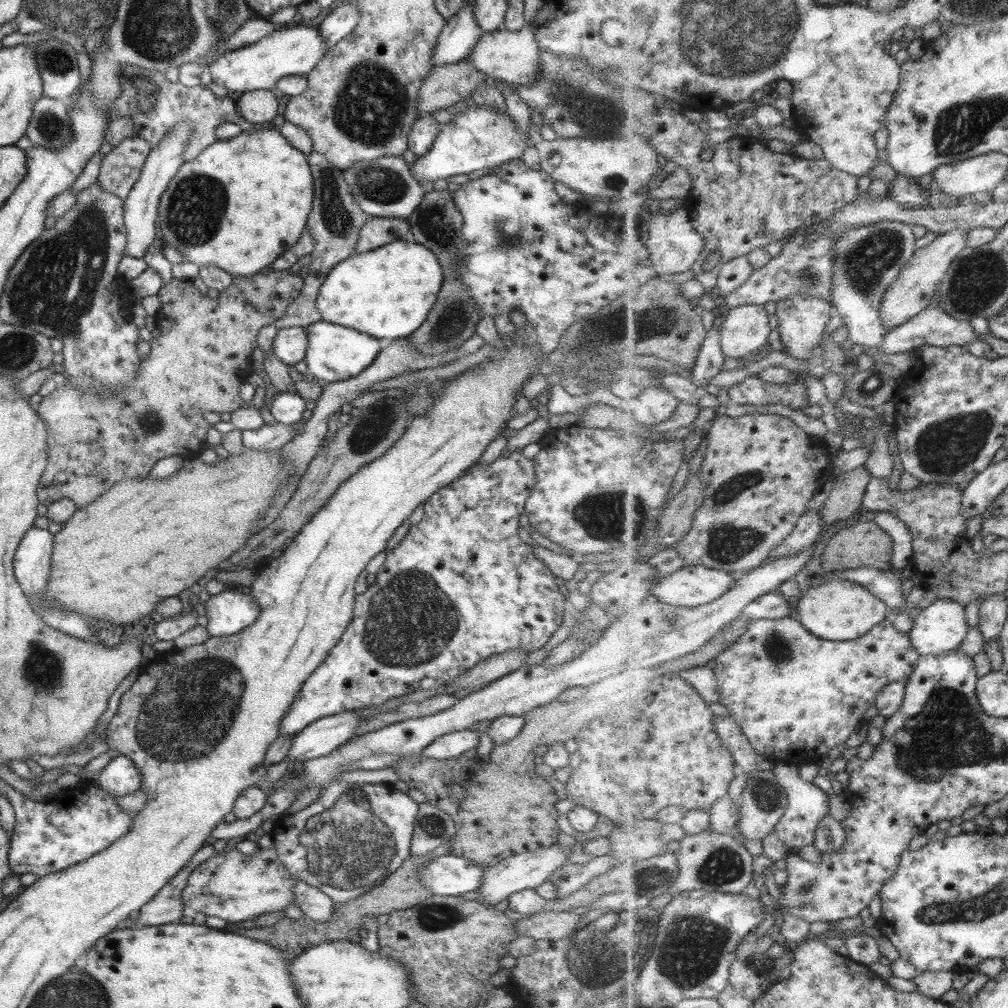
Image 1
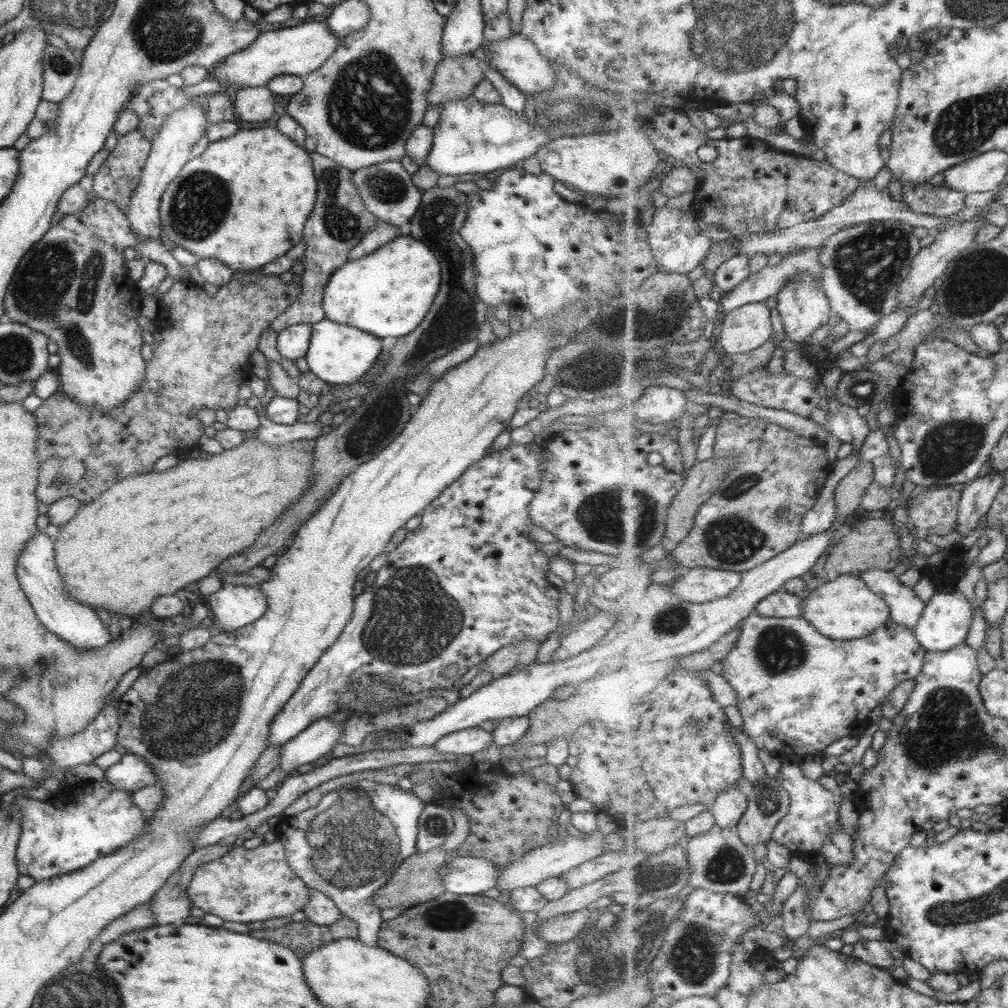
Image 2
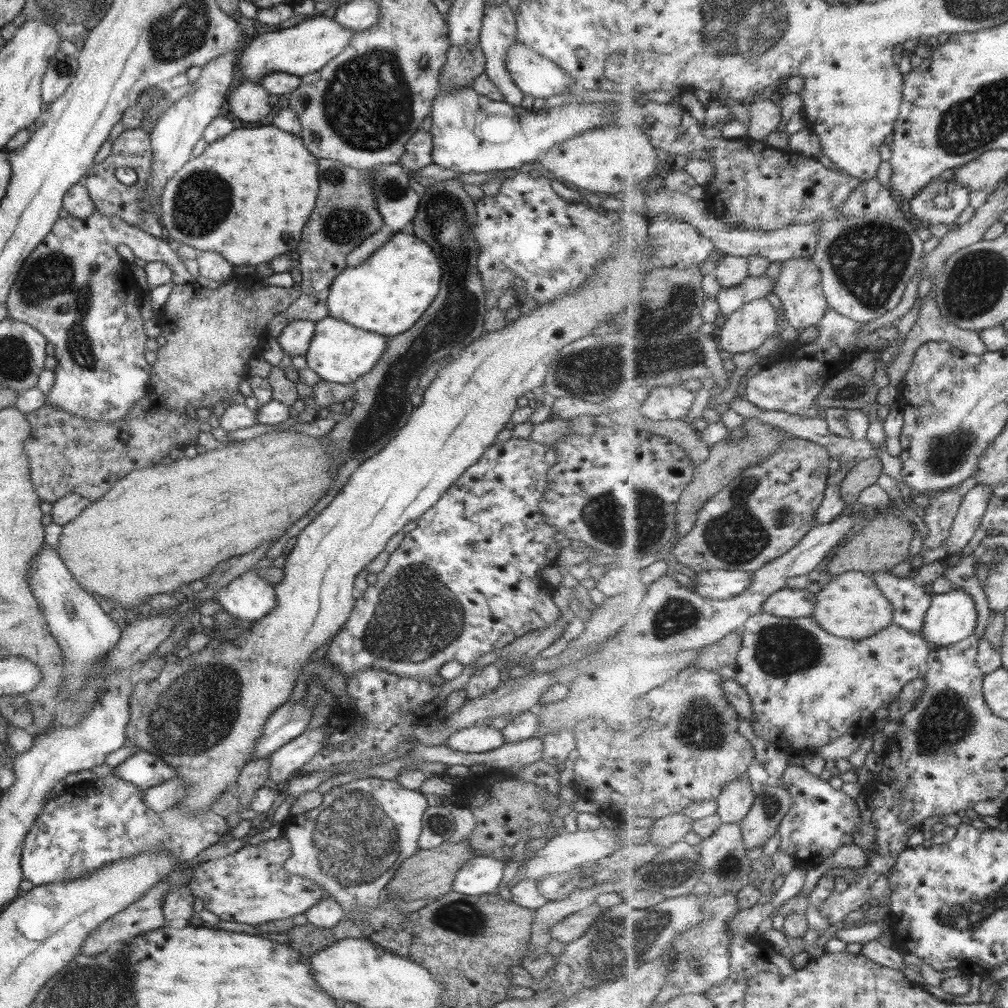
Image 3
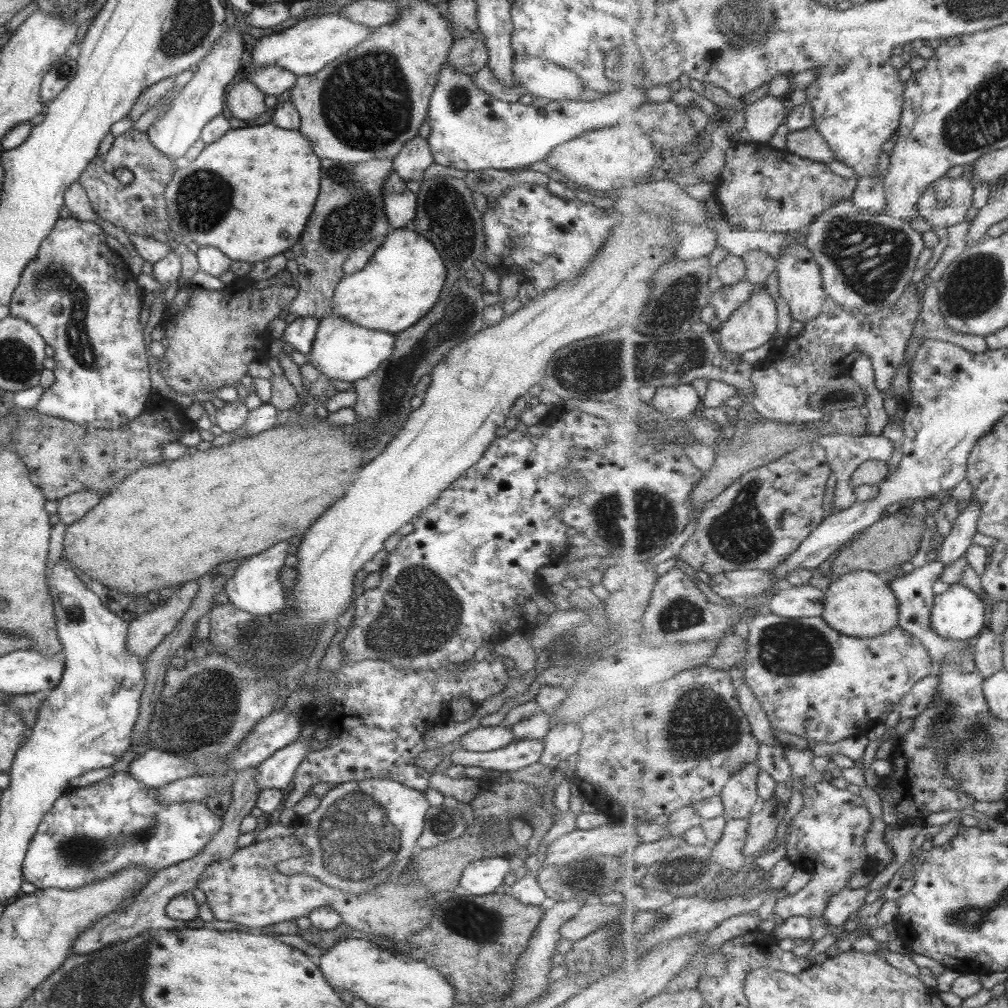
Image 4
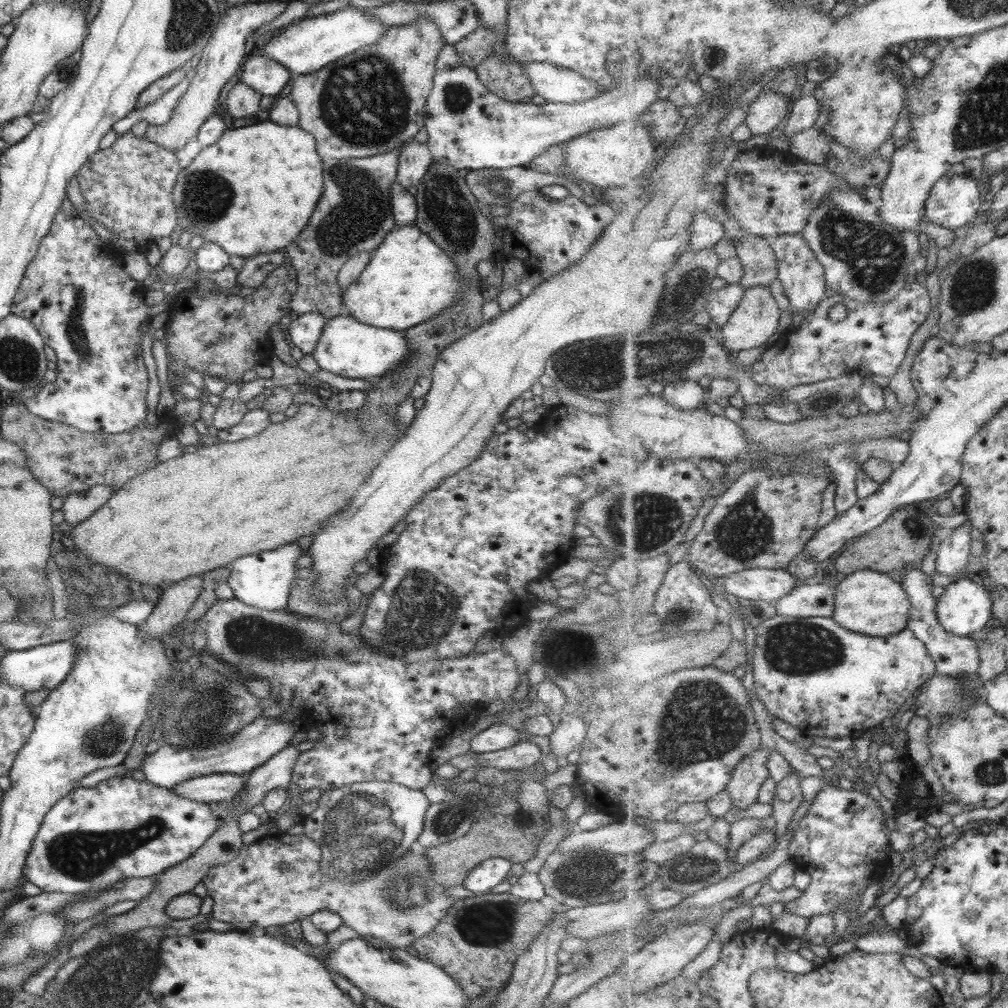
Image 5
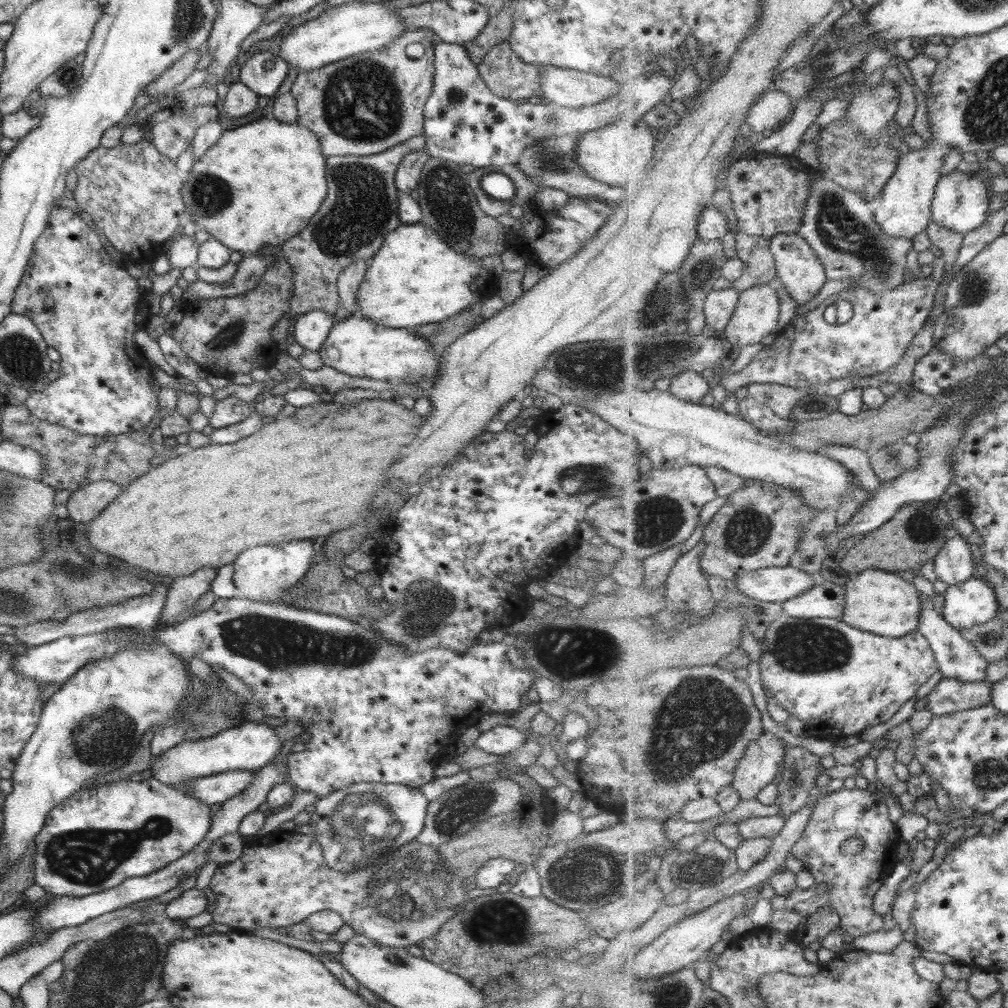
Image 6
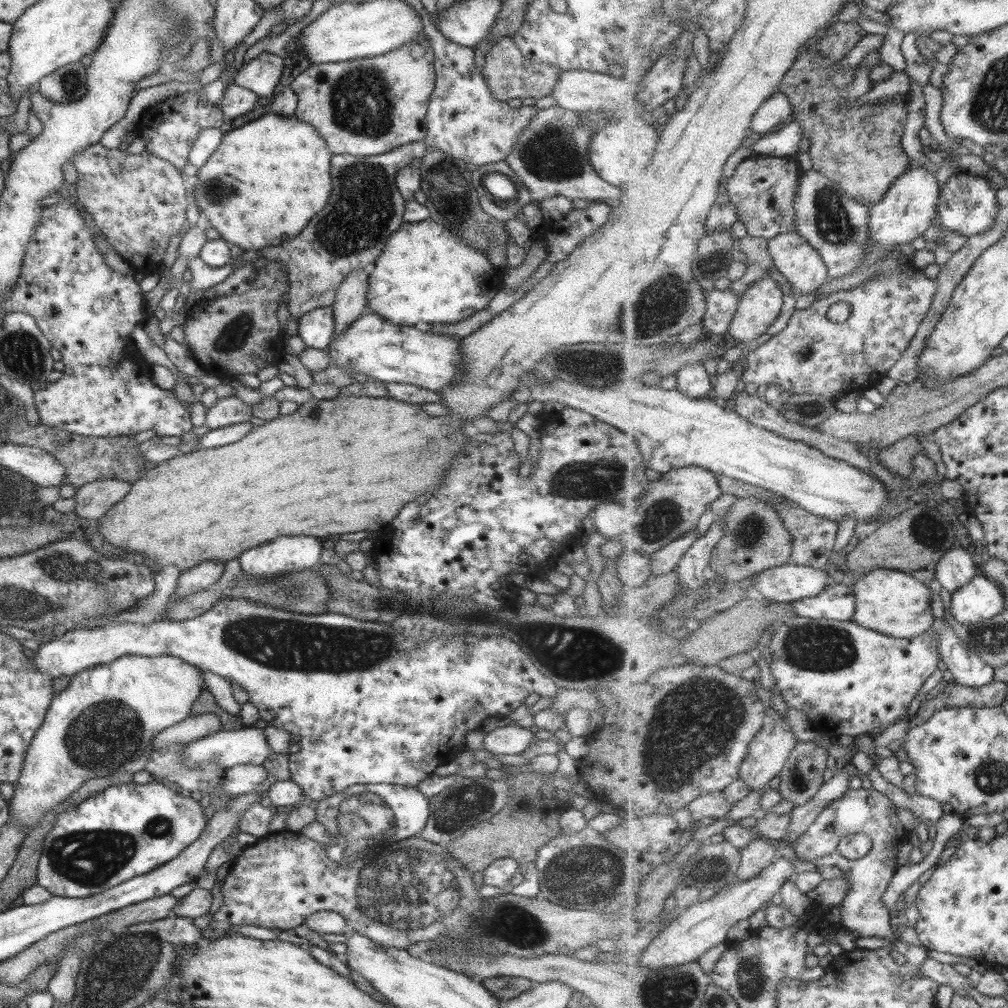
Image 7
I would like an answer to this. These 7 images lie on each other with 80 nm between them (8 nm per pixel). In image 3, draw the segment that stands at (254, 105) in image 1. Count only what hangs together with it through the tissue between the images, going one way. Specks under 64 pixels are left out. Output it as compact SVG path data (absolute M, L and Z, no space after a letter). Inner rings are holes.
M243 80L225 100L228 110L243 122L257 122L269 114L268 92L258 83Z

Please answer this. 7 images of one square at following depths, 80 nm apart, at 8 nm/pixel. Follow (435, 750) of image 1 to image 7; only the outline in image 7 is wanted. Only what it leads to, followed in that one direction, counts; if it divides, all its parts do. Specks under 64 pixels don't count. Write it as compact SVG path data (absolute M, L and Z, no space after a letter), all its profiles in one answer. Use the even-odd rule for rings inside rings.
M505 725L503 728L495 728L485 734L483 749L493 755L519 755L528 746L528 742L535 739L534 734L523 726Z

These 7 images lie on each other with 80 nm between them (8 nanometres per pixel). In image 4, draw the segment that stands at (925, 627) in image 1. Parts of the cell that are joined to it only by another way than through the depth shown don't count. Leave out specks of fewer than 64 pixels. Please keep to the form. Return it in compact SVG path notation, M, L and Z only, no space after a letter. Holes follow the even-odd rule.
M953 583L941 594L936 595L936 601L931 611L932 628L941 636L952 640L968 640L977 637L987 629L991 603L983 599L969 588Z

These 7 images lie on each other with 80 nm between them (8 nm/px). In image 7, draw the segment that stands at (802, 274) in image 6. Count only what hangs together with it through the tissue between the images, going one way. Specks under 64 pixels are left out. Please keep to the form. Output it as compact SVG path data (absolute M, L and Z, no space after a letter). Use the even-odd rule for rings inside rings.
M796 231L775 236L769 241L774 267L785 277L795 294L811 294L828 282L829 268L819 250Z

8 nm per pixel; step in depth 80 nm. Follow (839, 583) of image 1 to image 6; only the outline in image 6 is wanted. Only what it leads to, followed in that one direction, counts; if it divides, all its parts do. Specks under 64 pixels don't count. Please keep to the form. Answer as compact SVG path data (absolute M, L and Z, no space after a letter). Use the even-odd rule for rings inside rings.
M867 569L856 573L843 585L846 592L846 605L842 620L855 628L881 636L907 636L918 630L922 612L922 593L907 580L895 573L879 569Z

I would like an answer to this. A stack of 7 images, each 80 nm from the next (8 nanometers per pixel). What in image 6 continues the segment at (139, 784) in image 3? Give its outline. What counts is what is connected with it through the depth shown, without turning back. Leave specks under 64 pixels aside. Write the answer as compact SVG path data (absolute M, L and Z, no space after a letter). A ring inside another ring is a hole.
M245 721L237 727L226 729L208 738L183 741L153 757L148 769L155 780L169 787L190 778L211 776L229 770L257 770L267 765L281 751L281 740L273 729L259 722Z

